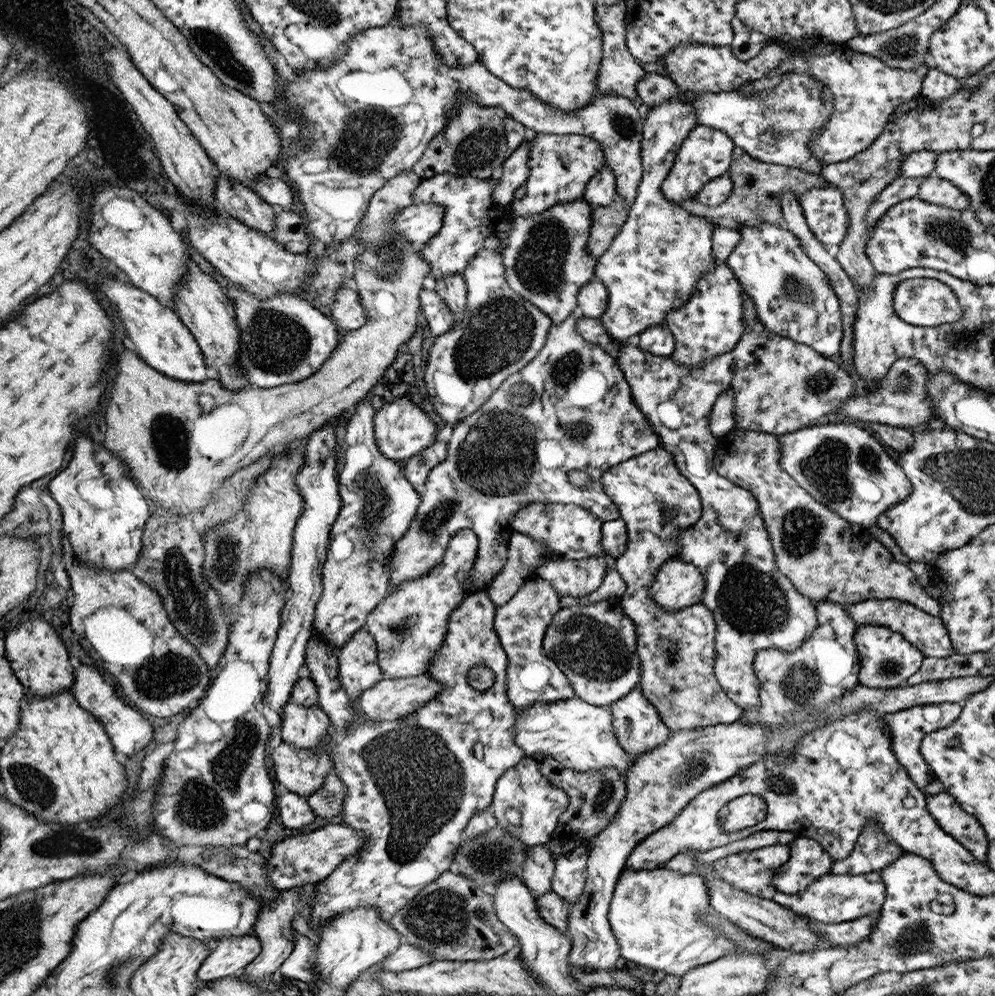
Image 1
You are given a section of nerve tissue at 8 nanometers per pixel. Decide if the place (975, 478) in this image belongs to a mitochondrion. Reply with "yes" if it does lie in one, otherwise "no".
yes

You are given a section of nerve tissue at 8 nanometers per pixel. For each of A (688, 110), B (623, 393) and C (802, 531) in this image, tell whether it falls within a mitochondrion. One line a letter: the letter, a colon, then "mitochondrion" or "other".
A: other
B: other
C: mitochondrion

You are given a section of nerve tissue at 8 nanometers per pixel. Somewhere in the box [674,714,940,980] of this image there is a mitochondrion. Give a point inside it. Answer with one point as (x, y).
(777, 784)

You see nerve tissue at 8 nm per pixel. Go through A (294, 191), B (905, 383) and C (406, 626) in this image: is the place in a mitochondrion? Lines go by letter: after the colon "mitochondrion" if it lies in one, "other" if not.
A: other
B: mitochondrion
C: mitochondrion

